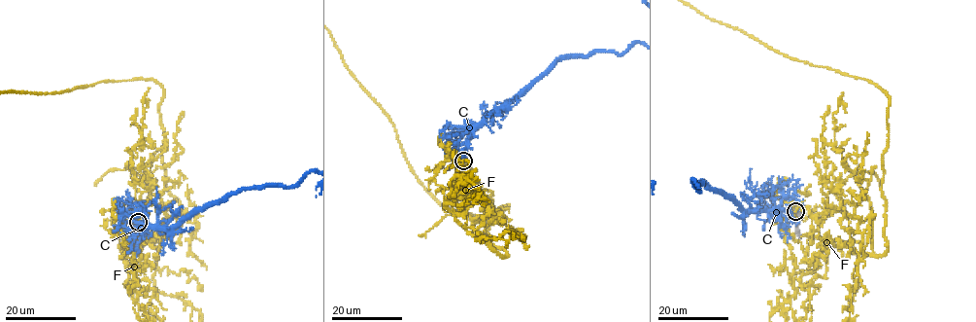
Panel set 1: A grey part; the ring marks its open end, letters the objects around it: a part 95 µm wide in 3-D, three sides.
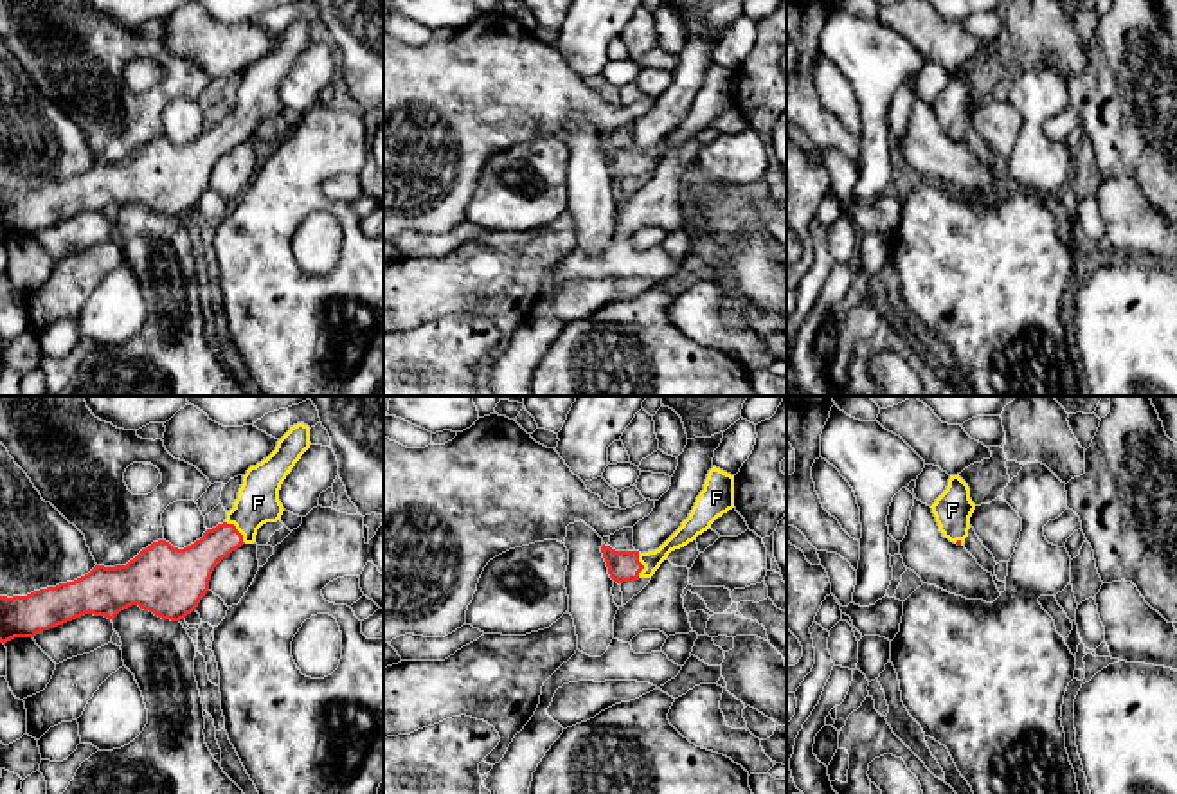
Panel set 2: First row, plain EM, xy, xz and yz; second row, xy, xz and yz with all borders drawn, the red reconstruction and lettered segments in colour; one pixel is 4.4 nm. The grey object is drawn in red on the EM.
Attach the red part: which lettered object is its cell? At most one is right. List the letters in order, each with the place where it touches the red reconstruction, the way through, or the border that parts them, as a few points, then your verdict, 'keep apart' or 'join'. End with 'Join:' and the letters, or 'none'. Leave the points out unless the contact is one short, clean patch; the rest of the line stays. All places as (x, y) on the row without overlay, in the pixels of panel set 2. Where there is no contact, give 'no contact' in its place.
C: no contact; keep apart
F: contact xy (236, 126); way xy (193, 162), (236, 126), (258, 99); join
Join: F

